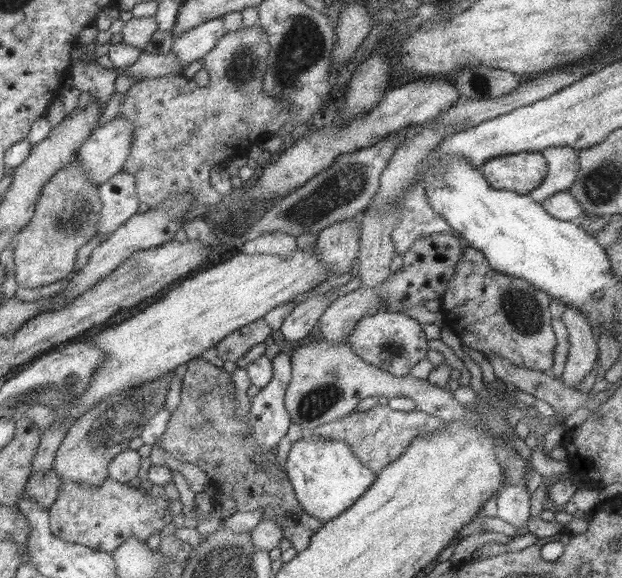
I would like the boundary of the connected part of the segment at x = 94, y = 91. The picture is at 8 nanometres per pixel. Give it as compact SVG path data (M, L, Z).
M72 62L69 68L71 87L79 92L87 92L97 106L105 107L114 93L113 82L117 77L117 68L101 66L94 62Z

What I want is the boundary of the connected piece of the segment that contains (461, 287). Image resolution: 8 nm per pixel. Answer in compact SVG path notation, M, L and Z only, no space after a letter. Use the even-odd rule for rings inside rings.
M467 247L454 268L445 293L439 299L443 325L464 346L486 355L495 354L527 369L551 370L556 339L547 309L551 298L545 292L521 278L492 270L481 252Z

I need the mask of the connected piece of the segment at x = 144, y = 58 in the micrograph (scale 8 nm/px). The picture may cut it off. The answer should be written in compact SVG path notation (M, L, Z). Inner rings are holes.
M141 51L137 60L125 69L129 78L149 79L162 77L168 74L183 74L185 66L179 66L173 52L166 54L151 54Z

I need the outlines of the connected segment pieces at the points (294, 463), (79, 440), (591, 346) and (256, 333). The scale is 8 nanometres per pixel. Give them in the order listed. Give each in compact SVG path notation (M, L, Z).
M312 433L304 434L291 443L283 470L301 508L322 523L333 520L351 507L369 489L376 477L374 472L357 460L345 442Z
M174 369L165 376L159 376L143 384L135 384L117 392L115 396L107 396L105 400L93 404L89 410L85 410L79 418L72 421L69 431L54 452L52 468L61 481L73 480L89 486L101 484L108 477L109 461L127 449L129 441L134 436L140 436L145 423L155 416L155 413L159 413L159 409L165 404L171 379L180 372Z
M567 304L559 318L568 332L569 339L567 361L559 379L565 386L574 387L595 366L595 360L598 358L598 344L581 310Z
M259 318L241 326L224 336L222 340L214 347L217 351L219 360L235 363L252 346L259 343L268 343L271 334L271 328Z

